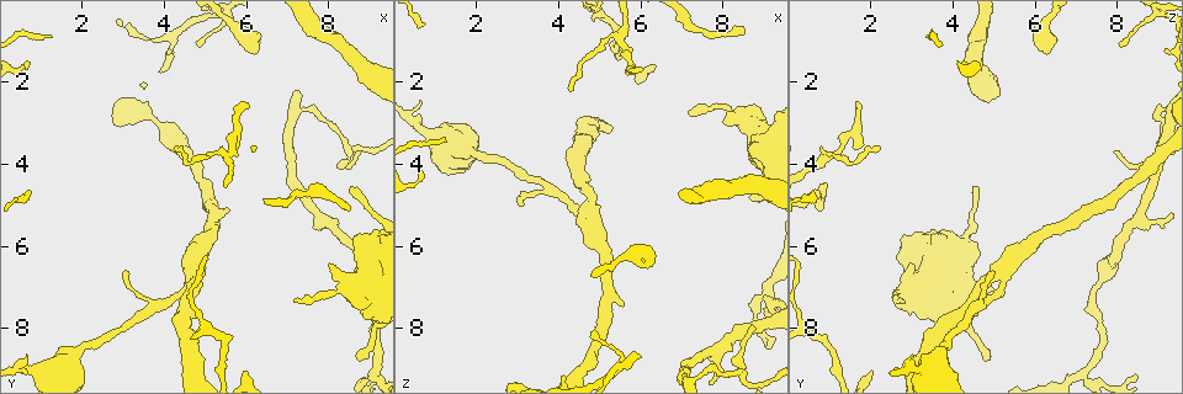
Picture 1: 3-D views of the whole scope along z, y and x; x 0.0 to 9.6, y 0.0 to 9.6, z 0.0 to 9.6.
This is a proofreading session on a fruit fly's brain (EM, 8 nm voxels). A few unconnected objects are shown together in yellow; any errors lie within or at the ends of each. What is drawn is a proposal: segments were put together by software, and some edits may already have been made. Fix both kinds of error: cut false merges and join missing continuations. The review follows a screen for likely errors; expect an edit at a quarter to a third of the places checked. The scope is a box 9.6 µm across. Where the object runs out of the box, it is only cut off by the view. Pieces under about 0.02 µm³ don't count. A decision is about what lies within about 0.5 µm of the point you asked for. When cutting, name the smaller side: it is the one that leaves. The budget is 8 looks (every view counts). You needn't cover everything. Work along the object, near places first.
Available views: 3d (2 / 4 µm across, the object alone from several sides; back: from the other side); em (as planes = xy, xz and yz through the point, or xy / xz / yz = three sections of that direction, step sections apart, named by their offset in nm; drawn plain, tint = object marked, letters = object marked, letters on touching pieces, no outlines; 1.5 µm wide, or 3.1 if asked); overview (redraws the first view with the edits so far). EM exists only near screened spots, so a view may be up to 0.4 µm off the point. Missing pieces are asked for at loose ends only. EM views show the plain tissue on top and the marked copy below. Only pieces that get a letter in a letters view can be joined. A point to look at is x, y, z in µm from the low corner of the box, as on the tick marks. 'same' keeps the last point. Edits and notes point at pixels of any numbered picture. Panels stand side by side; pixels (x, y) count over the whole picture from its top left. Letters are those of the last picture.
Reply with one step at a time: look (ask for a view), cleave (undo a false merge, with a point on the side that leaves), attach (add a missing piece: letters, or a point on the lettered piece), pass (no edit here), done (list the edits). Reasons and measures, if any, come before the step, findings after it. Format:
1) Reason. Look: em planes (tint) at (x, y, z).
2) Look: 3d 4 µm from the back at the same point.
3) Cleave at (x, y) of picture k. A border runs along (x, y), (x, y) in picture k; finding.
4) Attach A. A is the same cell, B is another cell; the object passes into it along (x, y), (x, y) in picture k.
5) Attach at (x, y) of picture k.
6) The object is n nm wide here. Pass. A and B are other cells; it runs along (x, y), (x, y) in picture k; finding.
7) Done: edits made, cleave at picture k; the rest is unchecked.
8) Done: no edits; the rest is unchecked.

Branch stops here. Look: em xy step 4 (letters) at (6.30, 1.00, 6.40).

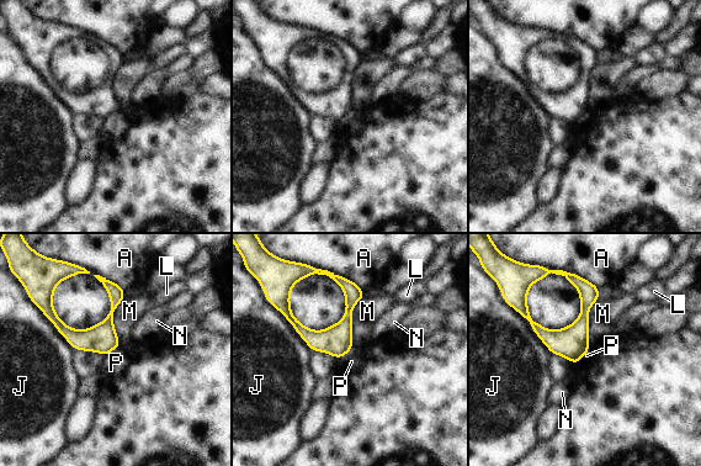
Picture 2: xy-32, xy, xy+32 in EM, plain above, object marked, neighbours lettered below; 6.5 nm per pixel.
Pass. A, J, L, M, N and P are other cells; it runs along (121, 294), (94, 335), (72, 335), (49, 314) in picture 2; none of them fits.

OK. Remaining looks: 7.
Free end. Look: em planes (letters) at (6.05, 2.65, 1.60).

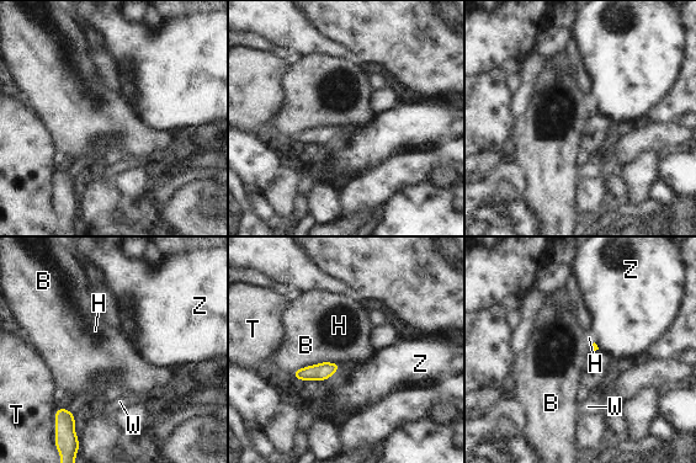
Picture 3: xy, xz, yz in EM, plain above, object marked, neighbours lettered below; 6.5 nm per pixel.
Pass. B, H, T, W and Z are other cells; a border runs along (340, 363), (312, 363), (291, 373) in picture 3; none of them fits.

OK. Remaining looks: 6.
An open end. Look: 3d 2 µm at (8.65, 8.70, 4.75).

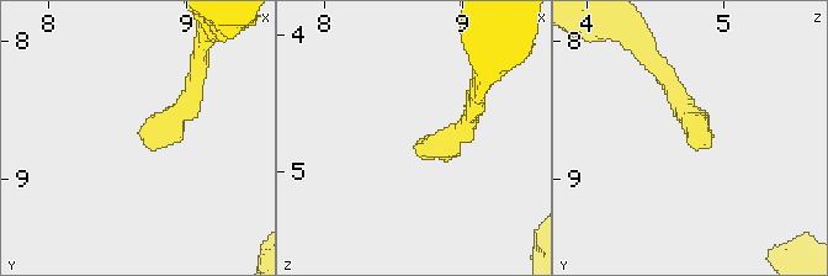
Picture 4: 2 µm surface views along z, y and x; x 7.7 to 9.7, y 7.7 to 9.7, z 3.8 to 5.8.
Shape alone is not enough. Look: em planes (letters) at (8.66, 8.66, 4.76).

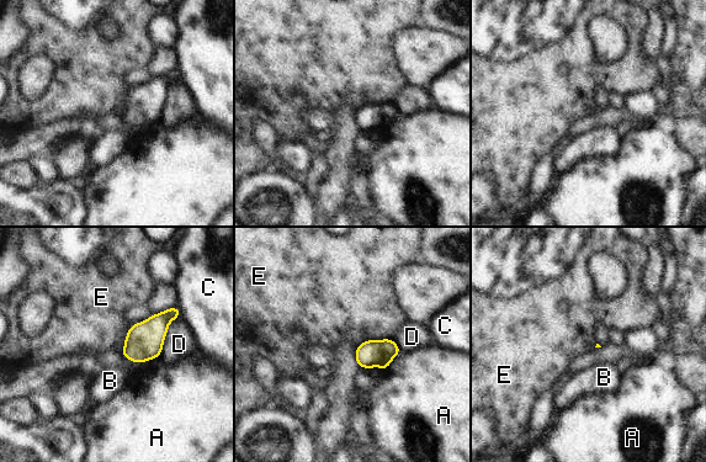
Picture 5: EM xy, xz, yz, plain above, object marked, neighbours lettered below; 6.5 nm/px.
The longest contact is with D, 300 nm. Pass. A, B, C, D and E are other cells; a border runs along (391, 338), (364, 340), (357, 345) in picture 5; none of them fits.

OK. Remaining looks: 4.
Done: no edits; the rest is unchecked.

